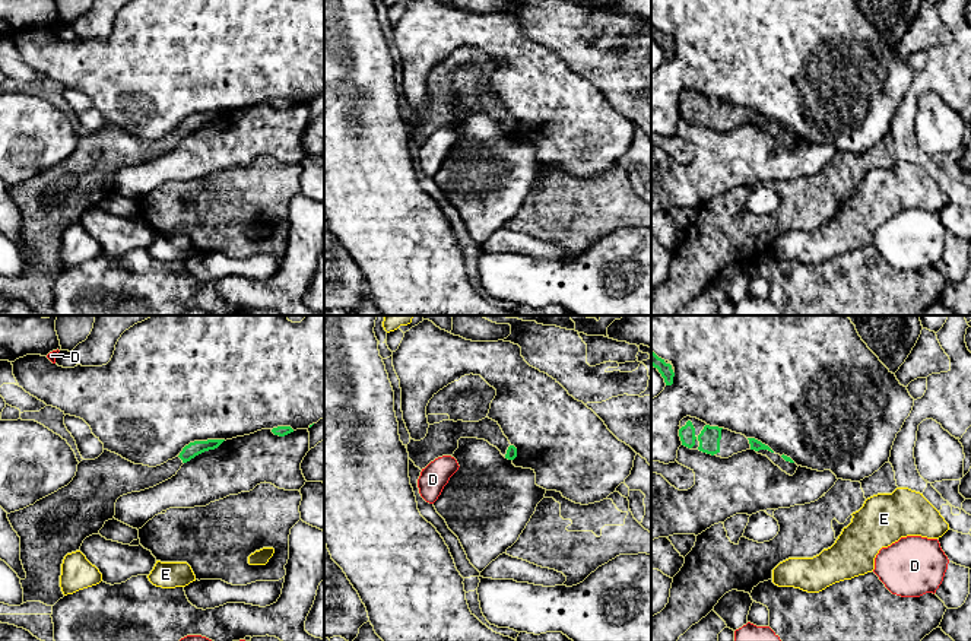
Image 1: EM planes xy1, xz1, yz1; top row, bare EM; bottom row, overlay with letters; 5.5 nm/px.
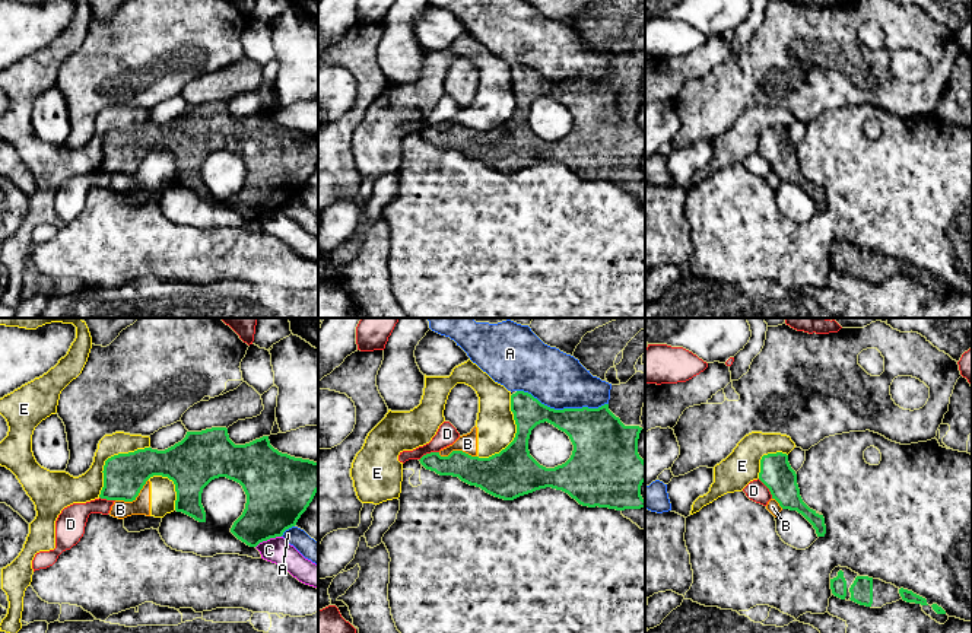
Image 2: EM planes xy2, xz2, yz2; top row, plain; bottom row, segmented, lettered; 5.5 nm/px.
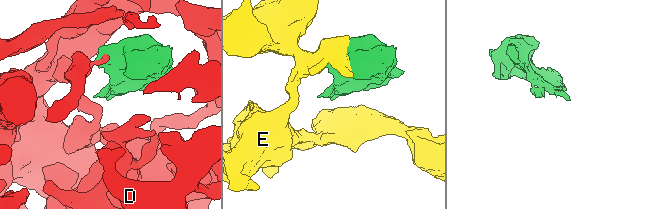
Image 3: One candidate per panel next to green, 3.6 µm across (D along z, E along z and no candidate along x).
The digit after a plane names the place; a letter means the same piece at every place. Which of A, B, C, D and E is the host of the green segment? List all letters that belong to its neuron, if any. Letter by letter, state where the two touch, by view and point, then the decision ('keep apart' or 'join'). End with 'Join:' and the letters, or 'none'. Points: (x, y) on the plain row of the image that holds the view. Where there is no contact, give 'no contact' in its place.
A: xz2 (564, 82) | keep apart
B: xy2 (134, 171) | keep apart
C: xy2 (267, 212) | keep apart
D: xz2 (428, 127) | keep apart
E: xy2 (108, 131) | keep apart
Join: none

